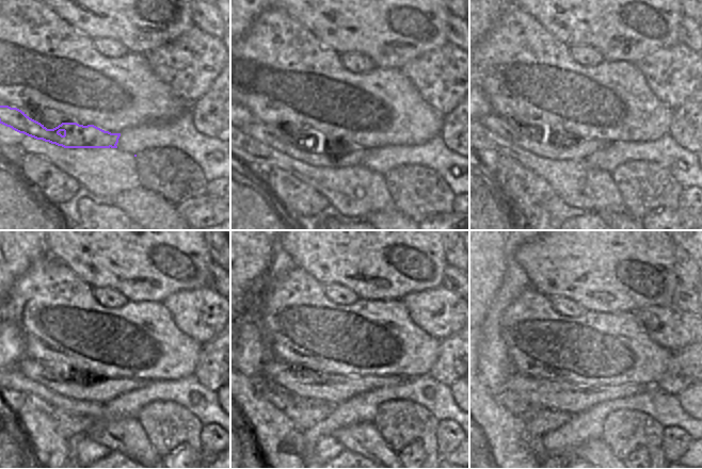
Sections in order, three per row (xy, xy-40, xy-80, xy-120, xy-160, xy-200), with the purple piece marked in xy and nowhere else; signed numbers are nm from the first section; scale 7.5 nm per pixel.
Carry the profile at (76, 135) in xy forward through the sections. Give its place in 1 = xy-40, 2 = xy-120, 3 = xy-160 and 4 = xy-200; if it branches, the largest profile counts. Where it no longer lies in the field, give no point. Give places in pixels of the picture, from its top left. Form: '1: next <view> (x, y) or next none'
1: next xy-40 (315, 145)
2: next xy-120 (105, 389)
3: next xy-160 (305, 385)
4: next xy-200 (570, 398)

